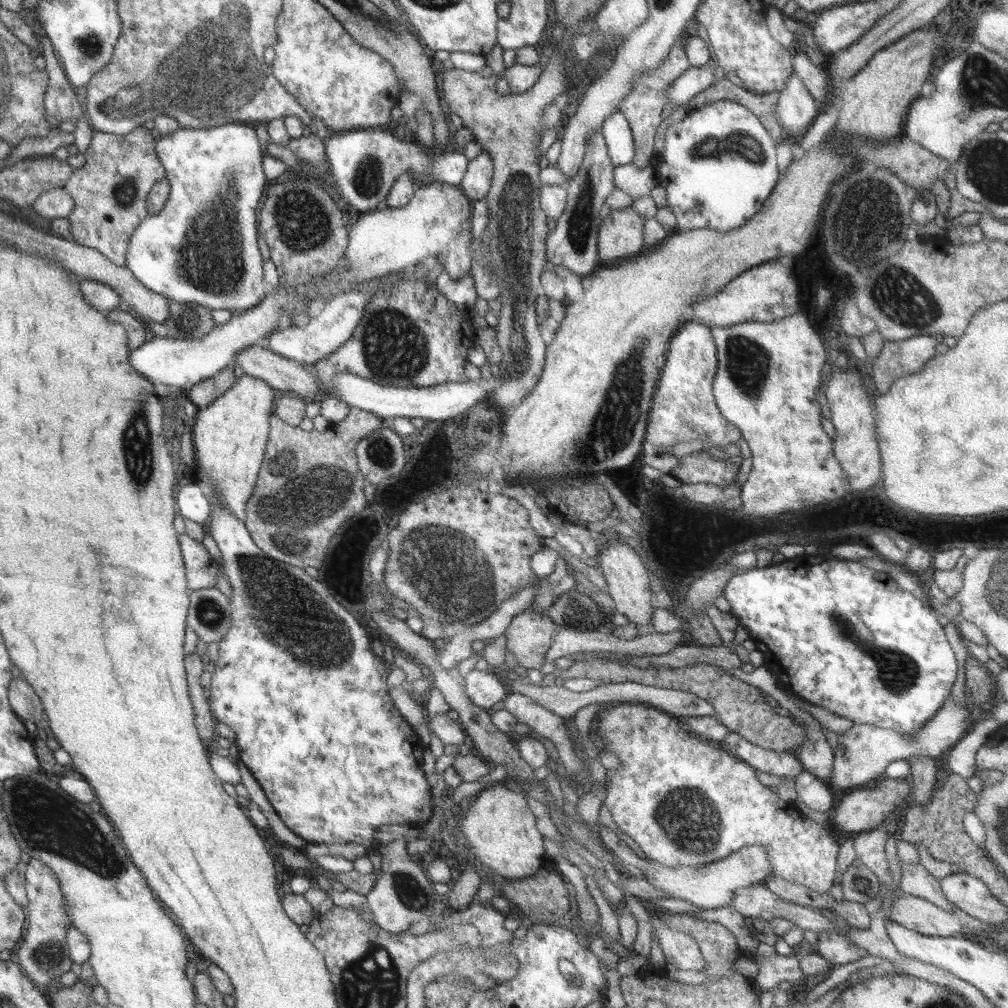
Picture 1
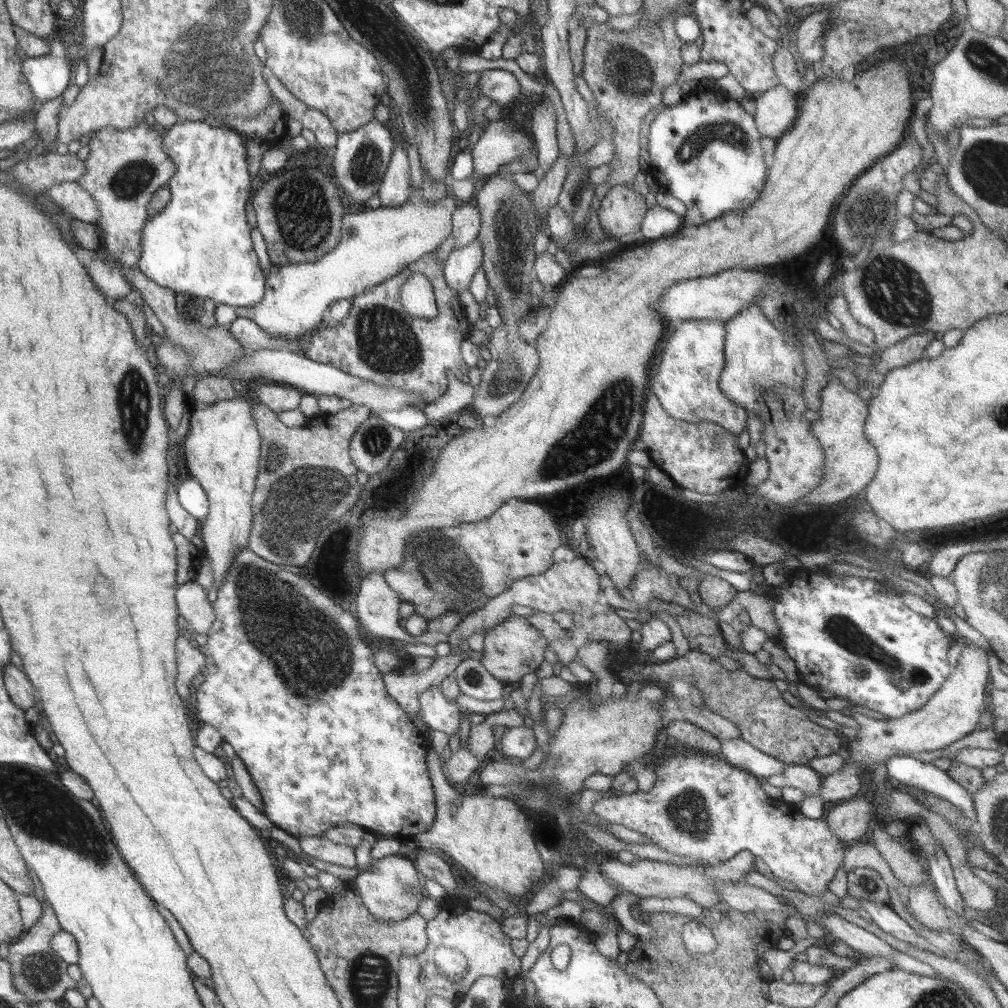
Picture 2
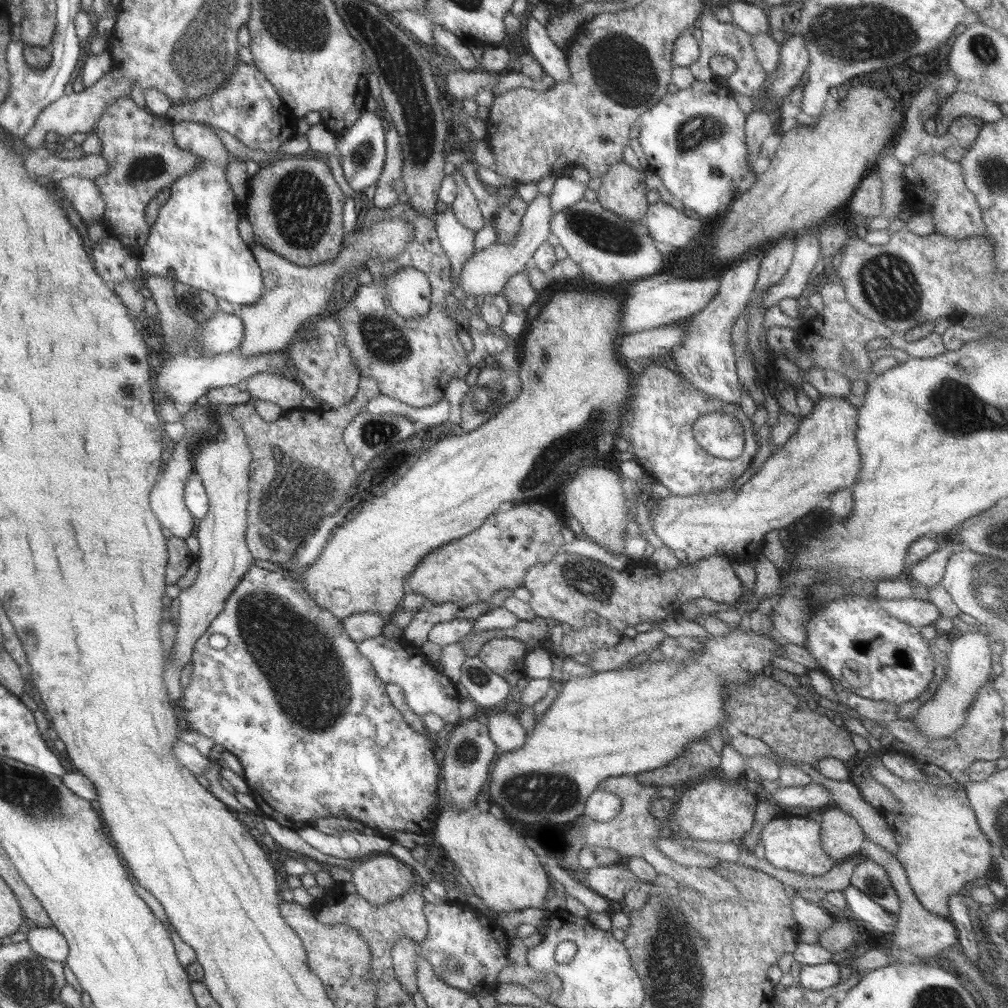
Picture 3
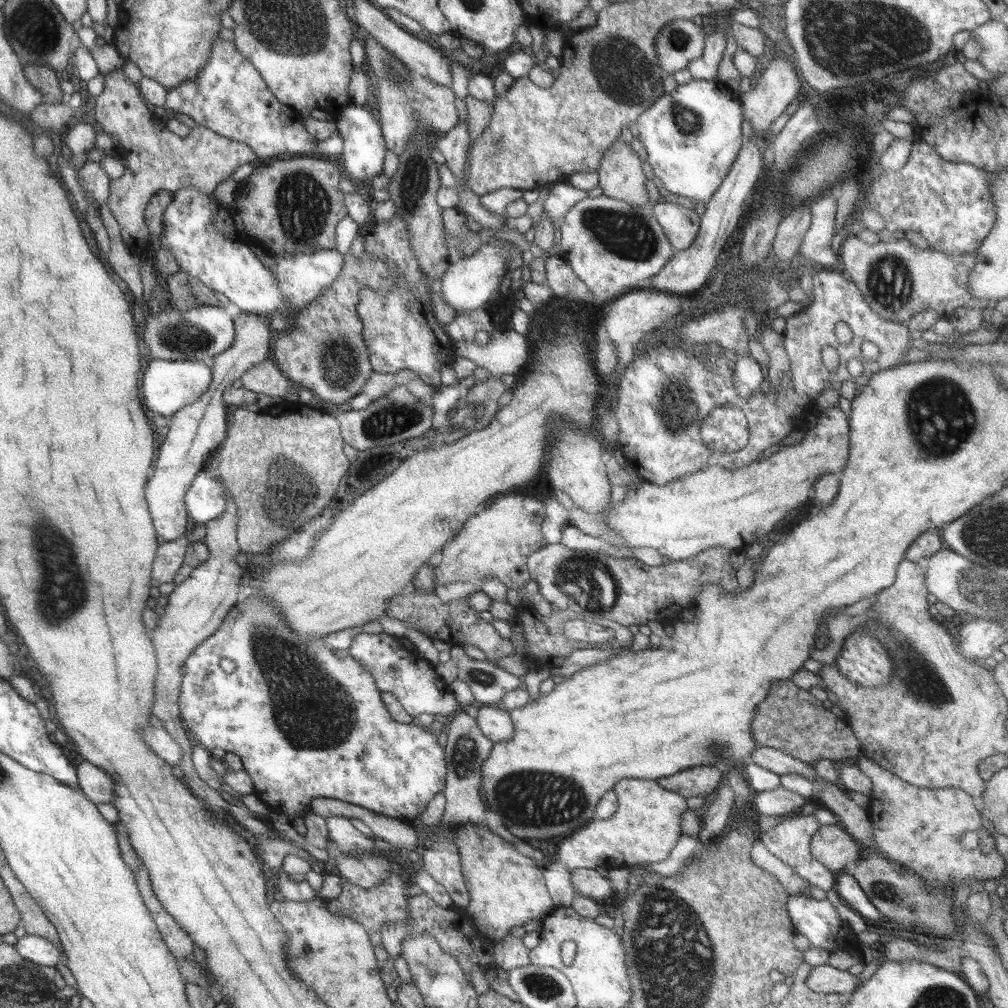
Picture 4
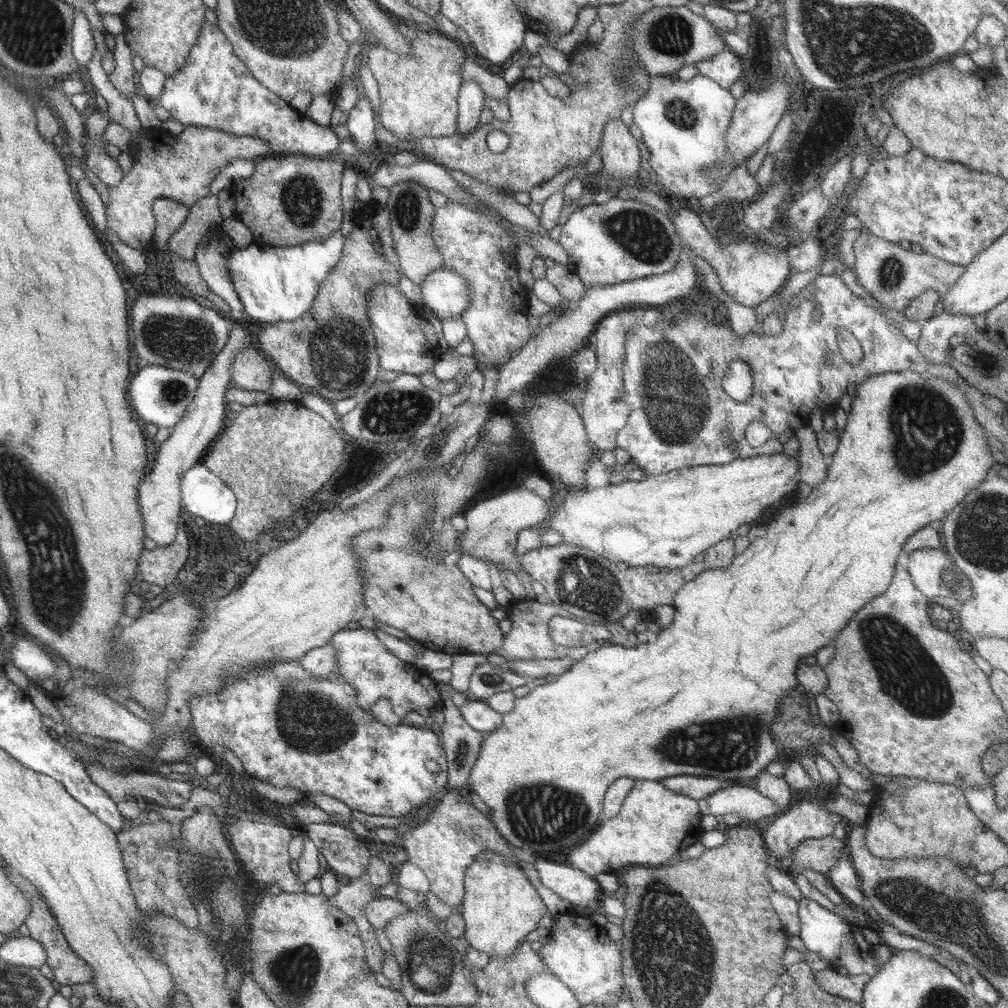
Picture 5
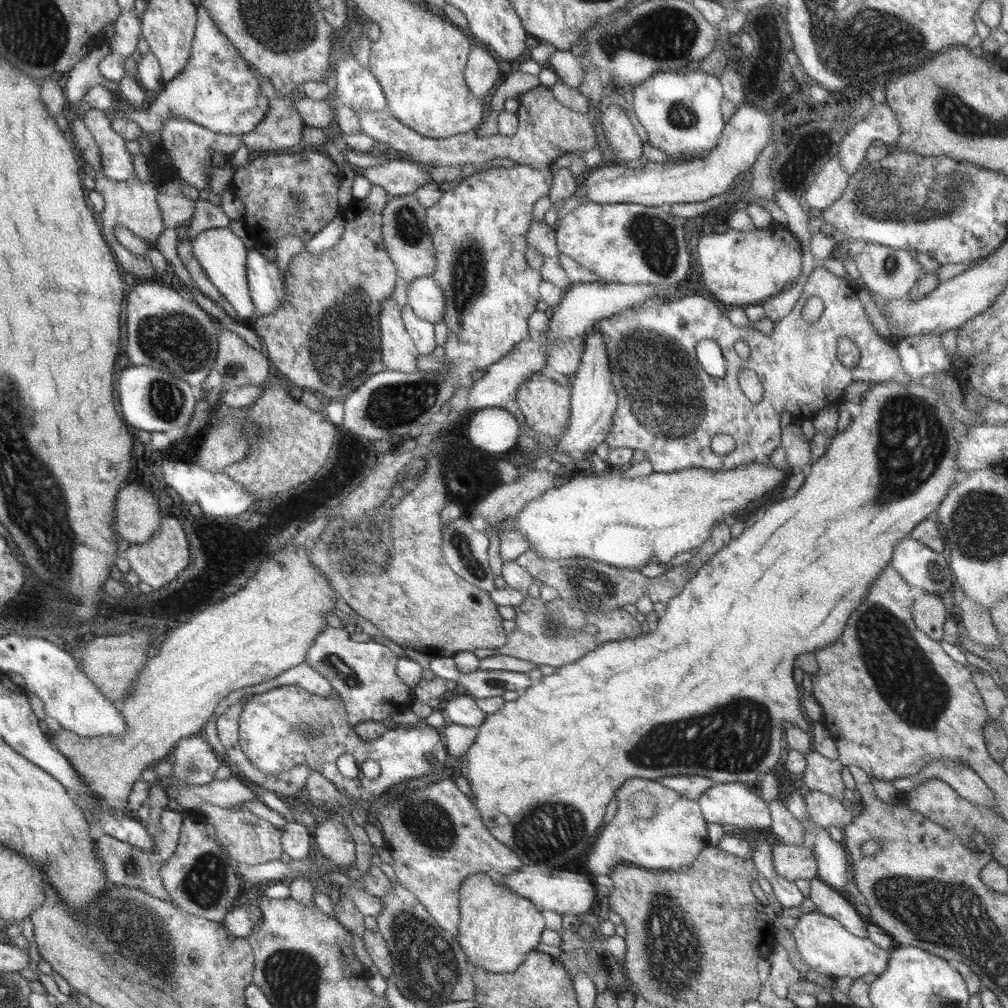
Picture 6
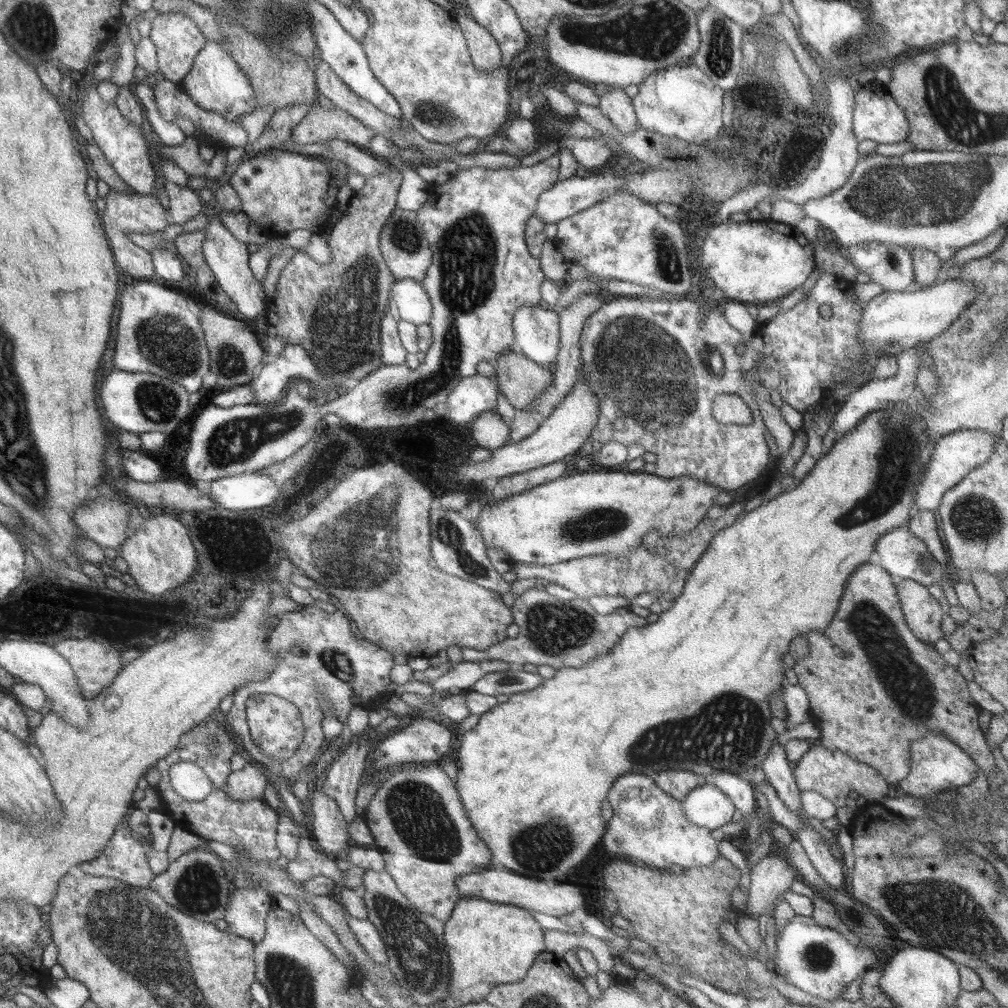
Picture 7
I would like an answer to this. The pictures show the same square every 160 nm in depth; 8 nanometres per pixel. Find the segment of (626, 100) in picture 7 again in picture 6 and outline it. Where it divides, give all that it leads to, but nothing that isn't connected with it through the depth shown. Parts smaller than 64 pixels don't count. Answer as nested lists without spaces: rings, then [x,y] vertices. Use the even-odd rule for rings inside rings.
[[[608,103],[600,115],[600,125],[605,131],[609,147],[613,150],[613,163],[625,164],[628,160],[642,158],[642,140],[626,115],[626,109]]]

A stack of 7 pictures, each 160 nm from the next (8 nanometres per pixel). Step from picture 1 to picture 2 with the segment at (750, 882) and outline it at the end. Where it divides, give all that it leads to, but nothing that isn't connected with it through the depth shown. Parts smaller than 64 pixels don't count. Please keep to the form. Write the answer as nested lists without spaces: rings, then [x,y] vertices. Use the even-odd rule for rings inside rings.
[[[750,851],[739,852],[730,860],[714,862],[714,865],[696,866],[675,865],[648,859],[636,859],[632,863],[622,863],[614,857],[612,860],[599,864],[599,869],[603,875],[607,876],[608,883],[618,887],[621,893],[631,892],[641,898],[660,898],[667,902],[686,896],[706,911],[722,904],[712,882],[714,880],[744,882],[745,876],[755,868],[754,860],[755,856]]]

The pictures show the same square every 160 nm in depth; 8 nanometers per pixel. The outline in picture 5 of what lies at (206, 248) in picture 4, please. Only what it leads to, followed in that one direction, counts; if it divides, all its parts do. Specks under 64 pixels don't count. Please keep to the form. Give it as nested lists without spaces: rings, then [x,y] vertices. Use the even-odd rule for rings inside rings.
[[[336,231],[328,240],[309,242],[294,247],[253,245],[248,249],[232,249],[227,254],[228,270],[234,283],[238,299],[250,318],[260,320],[260,324],[291,323],[307,315],[320,294],[320,287],[329,278],[329,272],[337,266],[344,254],[344,233]]]

